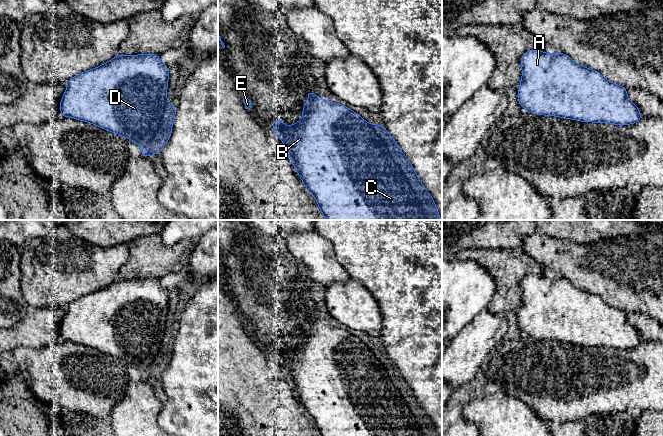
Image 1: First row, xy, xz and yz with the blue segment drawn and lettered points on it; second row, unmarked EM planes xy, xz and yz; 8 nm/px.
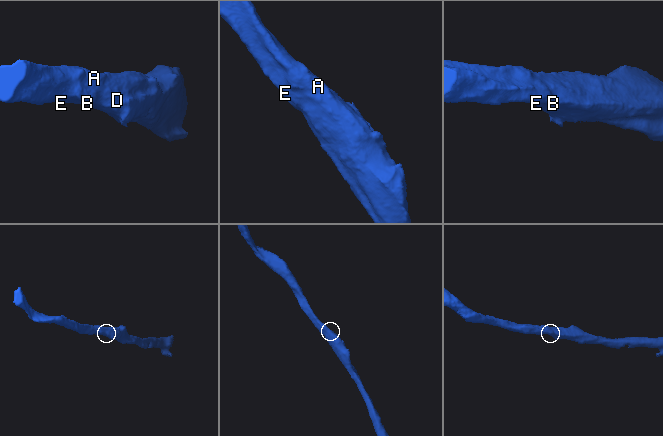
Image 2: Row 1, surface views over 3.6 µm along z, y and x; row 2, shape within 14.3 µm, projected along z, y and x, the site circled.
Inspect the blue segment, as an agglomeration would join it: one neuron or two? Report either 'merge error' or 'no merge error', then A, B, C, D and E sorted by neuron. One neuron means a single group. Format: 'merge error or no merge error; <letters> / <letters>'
no merge error; A B C D E

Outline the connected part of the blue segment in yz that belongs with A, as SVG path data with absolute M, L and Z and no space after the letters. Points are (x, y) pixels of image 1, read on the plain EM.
M531 273L520 286L522 304L518 326L531 337L615 349L634 348L643 342L638 331L628 323L625 311L609 306L599 296L575 287L564 277L547 278Z

